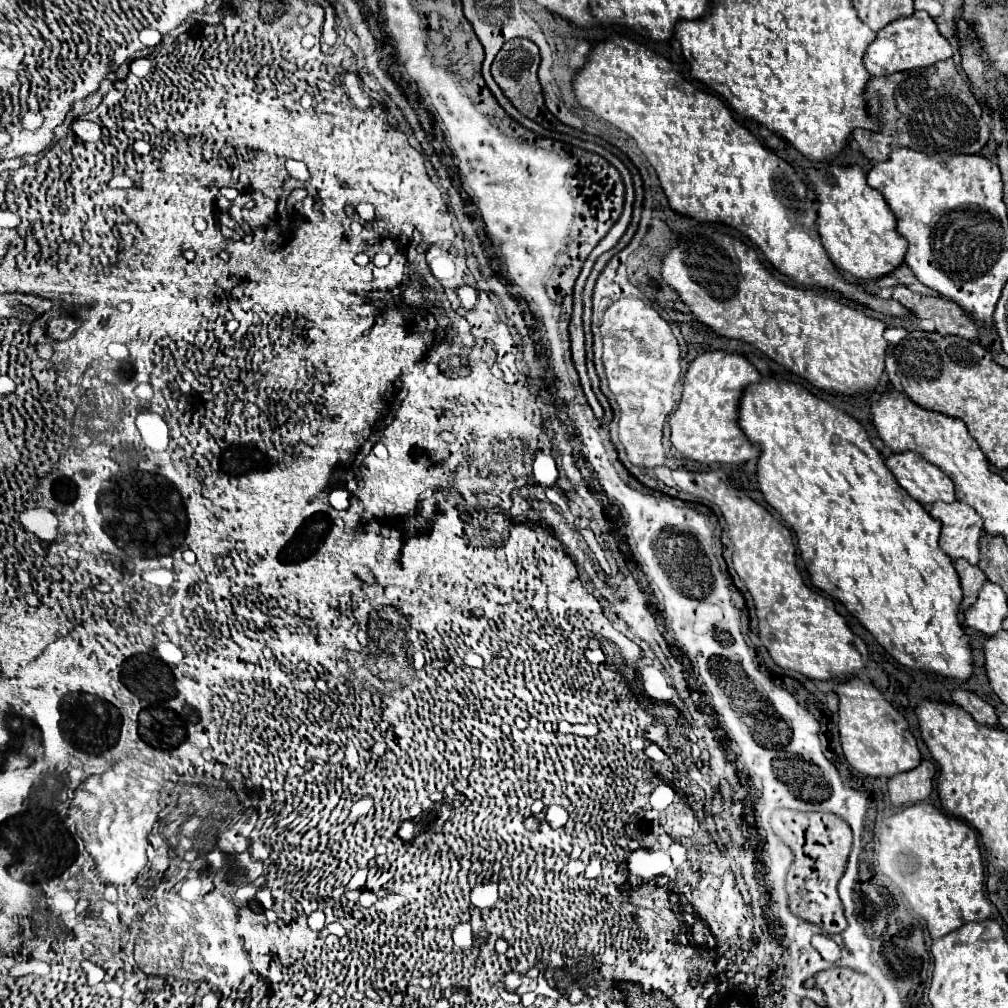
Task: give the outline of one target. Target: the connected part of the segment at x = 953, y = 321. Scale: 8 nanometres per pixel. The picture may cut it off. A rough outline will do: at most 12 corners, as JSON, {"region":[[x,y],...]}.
{"region":[[896,286],[892,298],[938,334],[978,338],[978,326],[956,302]]}

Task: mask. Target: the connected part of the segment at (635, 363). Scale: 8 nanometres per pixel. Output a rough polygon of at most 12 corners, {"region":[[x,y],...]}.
{"region":[[640,298],[604,312],[602,362],[632,464],[666,462],[680,346]]}

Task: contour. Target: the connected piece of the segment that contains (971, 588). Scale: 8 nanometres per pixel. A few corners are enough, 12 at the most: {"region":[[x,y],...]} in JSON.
{"region":[[954,560],[962,582],[962,610],[978,600],[978,592],[988,580],[986,574],[968,564]]}

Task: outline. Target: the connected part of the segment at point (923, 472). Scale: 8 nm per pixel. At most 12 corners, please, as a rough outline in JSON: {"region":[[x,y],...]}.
{"region":[[914,452],[886,466],[920,504],[956,500],[952,480]]}

